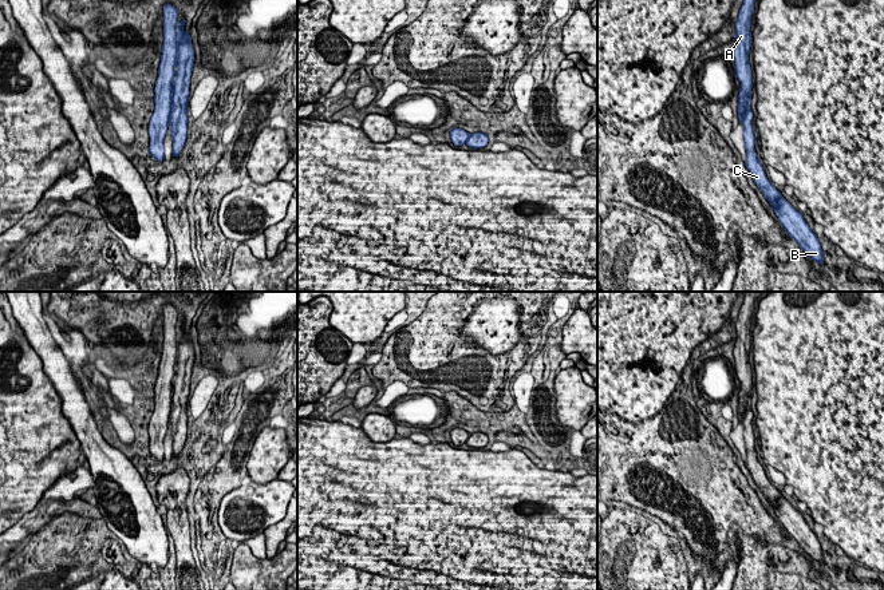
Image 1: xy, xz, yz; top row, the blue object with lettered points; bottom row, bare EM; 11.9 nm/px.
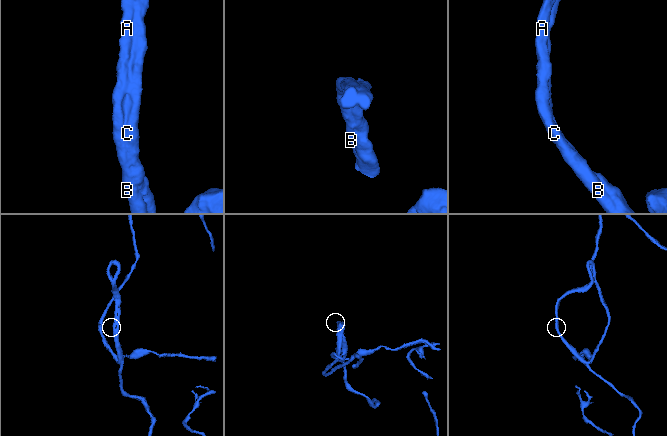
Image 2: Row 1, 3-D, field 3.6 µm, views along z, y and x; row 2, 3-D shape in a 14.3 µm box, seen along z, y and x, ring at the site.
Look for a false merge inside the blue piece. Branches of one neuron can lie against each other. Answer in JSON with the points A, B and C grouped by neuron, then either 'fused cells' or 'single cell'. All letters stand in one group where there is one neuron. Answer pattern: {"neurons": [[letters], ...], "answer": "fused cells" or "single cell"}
{"neurons": [["A", "B", "C"]], "answer": "single cell"}

